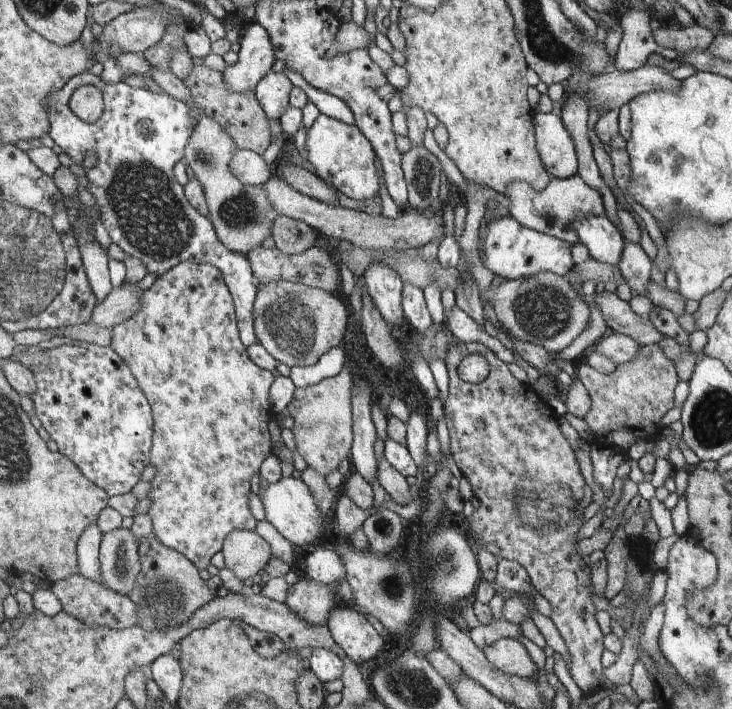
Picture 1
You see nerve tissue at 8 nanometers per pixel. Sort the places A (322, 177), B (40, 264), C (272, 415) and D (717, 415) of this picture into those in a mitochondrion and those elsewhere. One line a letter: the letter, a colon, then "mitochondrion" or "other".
A: other
B: mitochondrion
C: other
D: mitochondrion

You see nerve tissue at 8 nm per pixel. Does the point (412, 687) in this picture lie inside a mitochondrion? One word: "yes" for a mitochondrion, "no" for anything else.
yes

